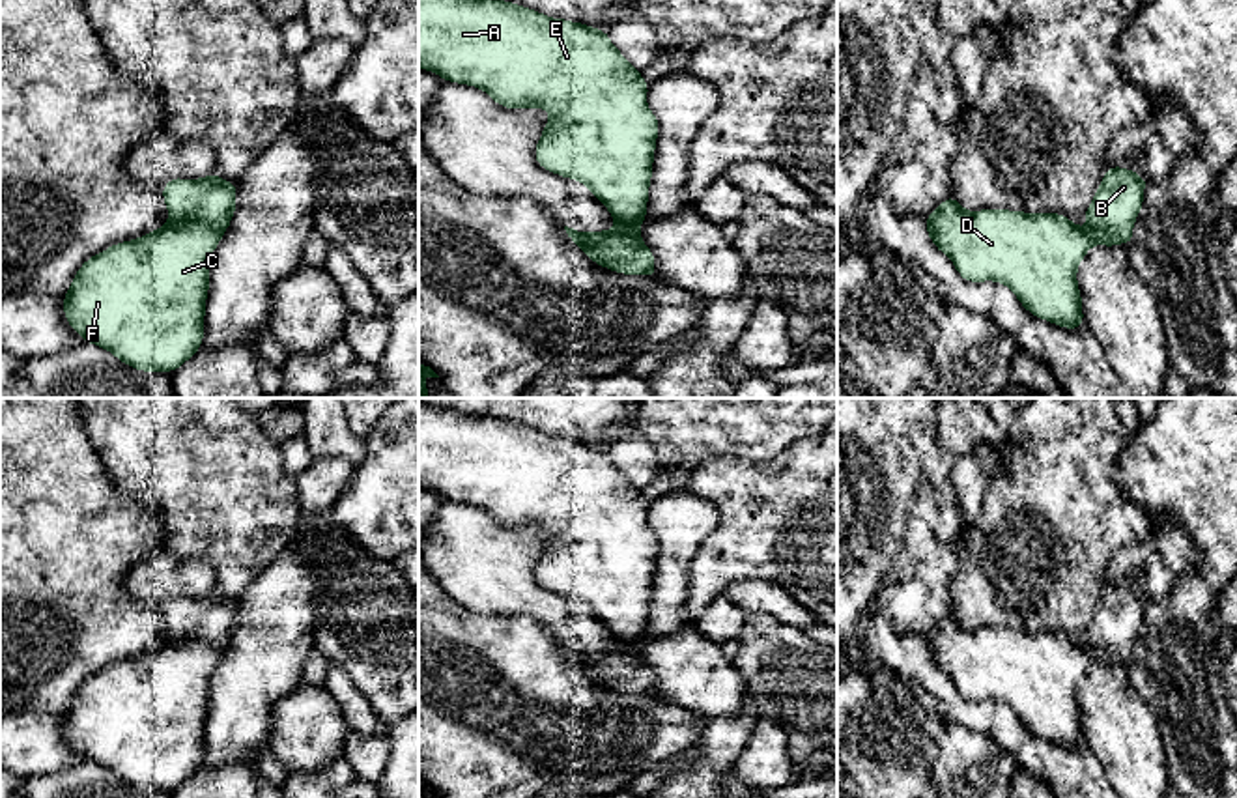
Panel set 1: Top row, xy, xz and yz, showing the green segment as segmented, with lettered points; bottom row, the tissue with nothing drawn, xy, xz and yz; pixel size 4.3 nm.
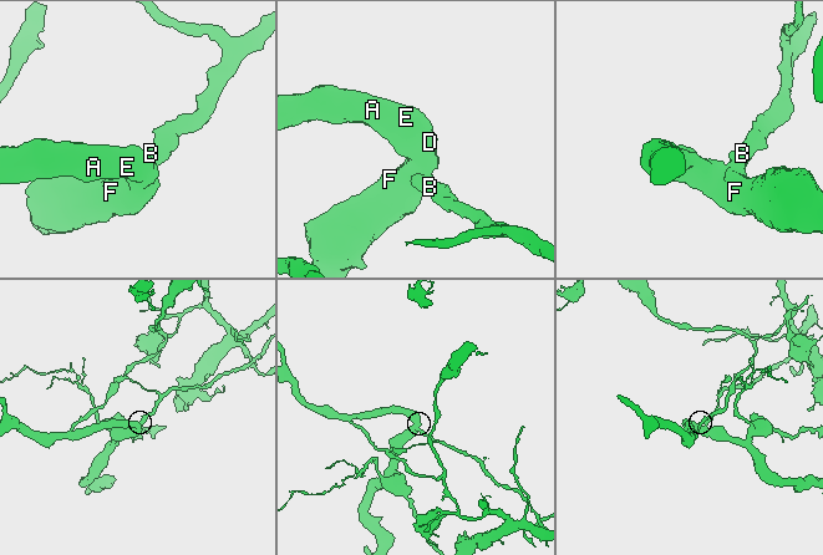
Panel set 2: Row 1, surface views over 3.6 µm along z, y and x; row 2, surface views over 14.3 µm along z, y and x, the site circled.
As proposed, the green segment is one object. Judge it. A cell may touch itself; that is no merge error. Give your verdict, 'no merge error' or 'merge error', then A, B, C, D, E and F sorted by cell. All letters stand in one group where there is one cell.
merge error | A C D E F / B

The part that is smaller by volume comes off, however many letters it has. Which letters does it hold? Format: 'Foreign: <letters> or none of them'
Foreign: B

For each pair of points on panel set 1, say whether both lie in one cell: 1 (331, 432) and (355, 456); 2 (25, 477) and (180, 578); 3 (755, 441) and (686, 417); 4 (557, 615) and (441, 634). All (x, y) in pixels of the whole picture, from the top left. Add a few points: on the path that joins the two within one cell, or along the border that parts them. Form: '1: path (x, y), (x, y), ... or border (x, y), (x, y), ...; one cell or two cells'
1: path (337, 438), (350, 451); one cell
2: border (161, 546), (126, 576), (137, 600); two cells
3: path (739, 425), (731, 417), (703, 417); one cell
4: border (492, 613), (531, 615), (563, 645); two cells

